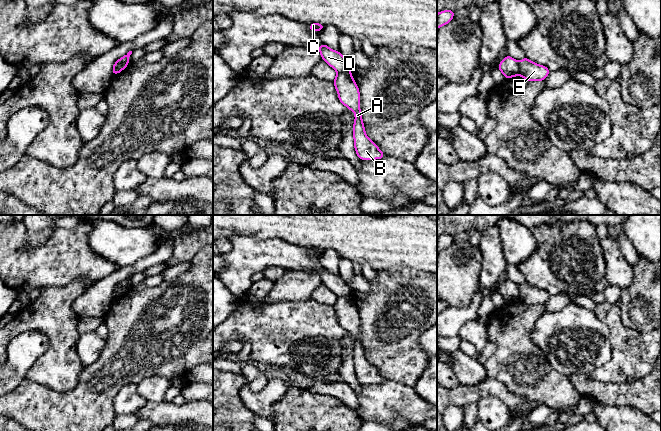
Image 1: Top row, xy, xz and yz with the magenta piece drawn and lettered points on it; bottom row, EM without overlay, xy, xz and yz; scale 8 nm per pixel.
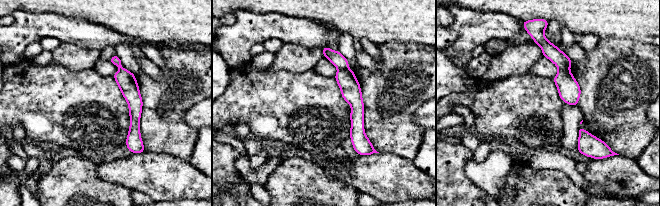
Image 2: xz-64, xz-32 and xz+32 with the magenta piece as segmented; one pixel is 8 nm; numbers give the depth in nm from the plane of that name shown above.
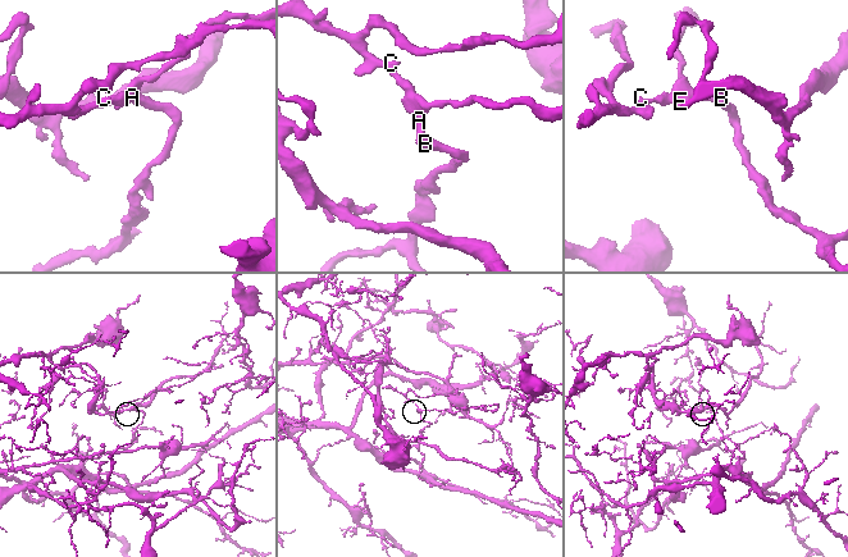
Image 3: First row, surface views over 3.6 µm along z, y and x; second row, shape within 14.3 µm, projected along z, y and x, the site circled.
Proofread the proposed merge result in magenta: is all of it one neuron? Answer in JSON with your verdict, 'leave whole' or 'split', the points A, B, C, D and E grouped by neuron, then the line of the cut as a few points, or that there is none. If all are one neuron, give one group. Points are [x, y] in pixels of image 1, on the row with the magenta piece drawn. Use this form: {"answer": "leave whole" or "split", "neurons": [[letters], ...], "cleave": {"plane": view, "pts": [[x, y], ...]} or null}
{"answer": "split", "neurons": [["A", "B", "E"], ["C", "D"]], "cleave": {"plane": "xz", "pts": [[349, 71], [337, 73]]}}

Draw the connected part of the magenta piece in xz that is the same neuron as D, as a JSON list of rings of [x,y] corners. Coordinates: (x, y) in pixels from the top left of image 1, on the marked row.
[[[326,44],[318,47],[322,60],[330,65],[337,73],[350,72],[350,62],[339,52],[330,49]]]

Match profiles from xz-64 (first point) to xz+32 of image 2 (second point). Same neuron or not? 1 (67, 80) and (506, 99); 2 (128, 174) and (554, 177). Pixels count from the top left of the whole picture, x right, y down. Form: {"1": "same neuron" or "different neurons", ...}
{"1": "same neuron", "2": "different neurons"}

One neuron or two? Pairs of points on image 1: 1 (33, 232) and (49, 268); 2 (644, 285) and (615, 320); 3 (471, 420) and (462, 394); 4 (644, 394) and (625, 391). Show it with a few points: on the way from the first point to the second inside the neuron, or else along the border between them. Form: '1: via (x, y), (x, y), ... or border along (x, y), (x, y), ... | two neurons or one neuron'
1: border along (55, 227), (44, 242), (34, 246), (25, 244) | two neurons
2: border along (619, 317), (622, 322) | two neurons
3: border along (477, 402), (471, 402), (463, 407) | two neurons
4: via (639, 394), (630, 394) | one neuron

